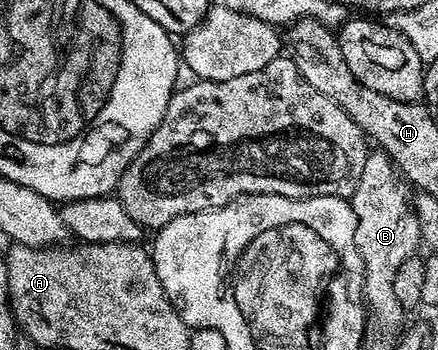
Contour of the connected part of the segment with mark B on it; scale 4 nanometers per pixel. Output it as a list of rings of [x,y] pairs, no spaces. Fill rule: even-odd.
[[[380,149],[370,150],[369,156],[365,159],[363,173],[357,182],[357,188],[351,200],[353,212],[355,213],[355,245],[359,249],[359,257],[363,257],[363,289],[365,290],[365,301],[367,304],[367,315],[377,327],[397,327],[402,326],[401,318],[407,315],[407,308],[399,305],[395,297],[395,272],[399,265],[407,261],[407,257],[418,254],[422,246],[421,226],[417,210],[412,205],[410,188],[404,178],[393,166],[393,160]]]

